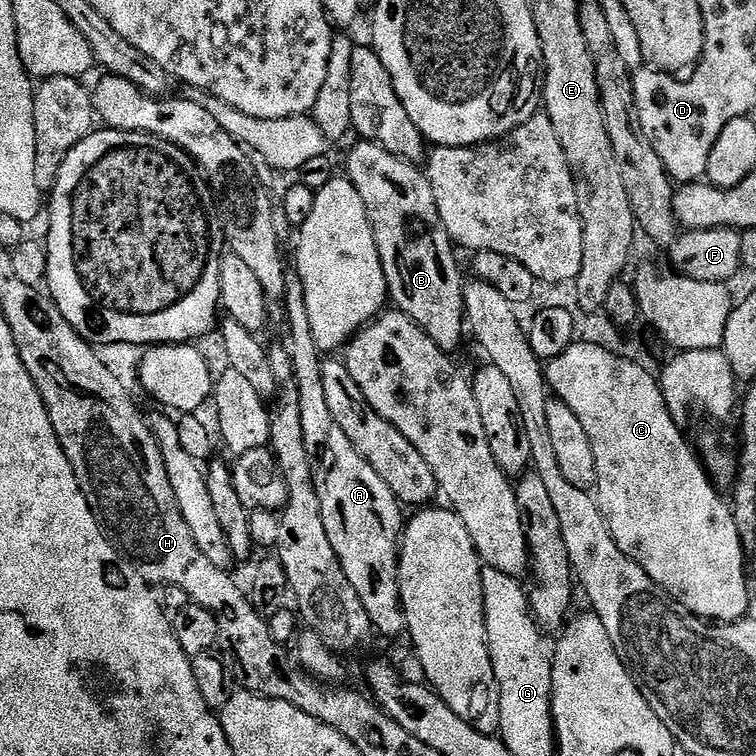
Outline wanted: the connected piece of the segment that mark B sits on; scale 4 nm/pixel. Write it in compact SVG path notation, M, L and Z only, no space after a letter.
M361 139L359 143L353 146L352 153L348 156L346 176L358 190L368 216L372 220L374 238L378 246L382 270L386 274L391 303L399 311L407 314L424 331L425 337L435 347L445 348L451 354L455 353L456 347L464 340L464 332L466 336L464 311L466 280L465 277L460 277L460 268L456 265L457 249L452 243L451 234L446 230L438 214L438 202L434 198L434 190L430 186L427 175L421 169L419 172L416 169L419 167L413 161L371 140Z

